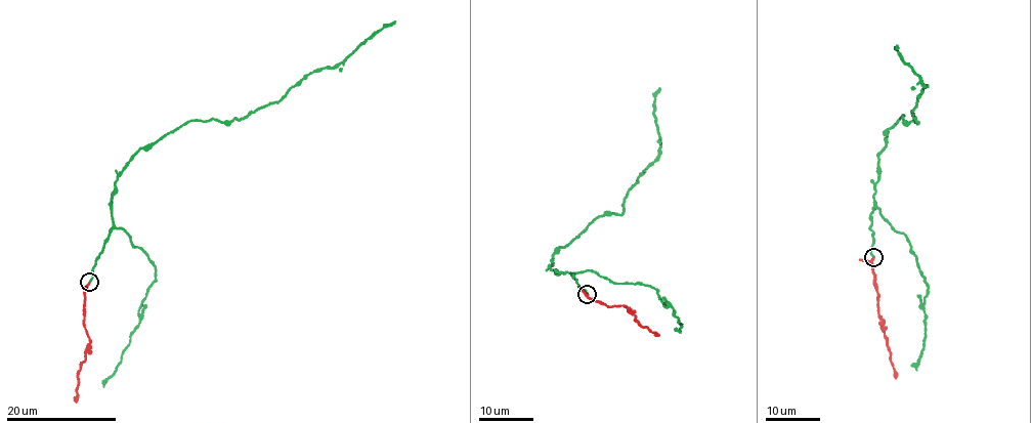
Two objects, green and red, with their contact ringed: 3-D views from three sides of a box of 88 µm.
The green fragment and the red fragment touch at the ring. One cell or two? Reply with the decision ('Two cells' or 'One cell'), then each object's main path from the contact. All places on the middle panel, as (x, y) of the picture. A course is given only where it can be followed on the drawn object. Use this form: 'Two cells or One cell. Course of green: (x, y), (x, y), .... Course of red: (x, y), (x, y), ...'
Two cells. Course of green: (587, 294), (551, 263), (595, 218), (621, 213), (652, 165), (659, 88). Course of red: (588, 294), (588, 298), (611, 307), (621, 305), (630, 309), (635, 320), (658, 335)

